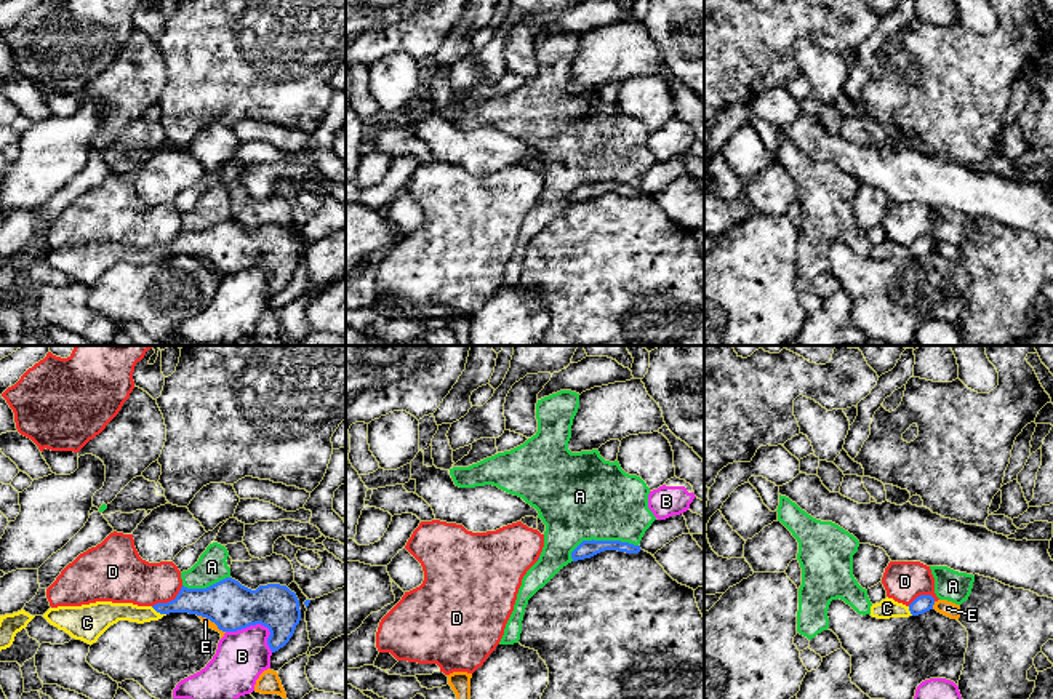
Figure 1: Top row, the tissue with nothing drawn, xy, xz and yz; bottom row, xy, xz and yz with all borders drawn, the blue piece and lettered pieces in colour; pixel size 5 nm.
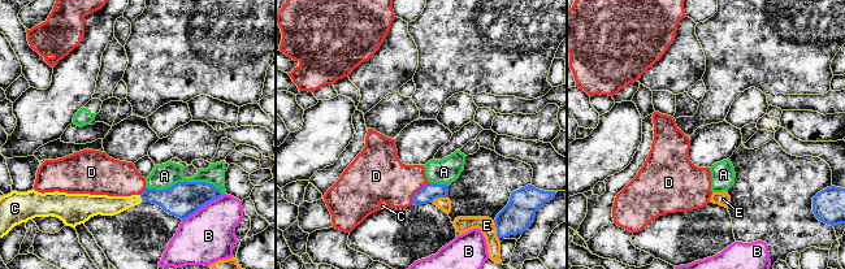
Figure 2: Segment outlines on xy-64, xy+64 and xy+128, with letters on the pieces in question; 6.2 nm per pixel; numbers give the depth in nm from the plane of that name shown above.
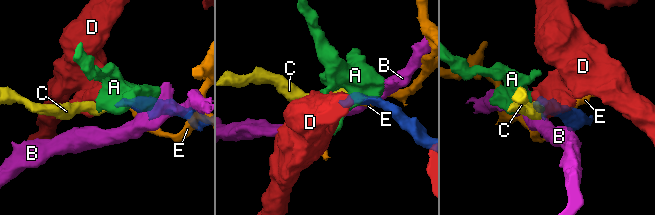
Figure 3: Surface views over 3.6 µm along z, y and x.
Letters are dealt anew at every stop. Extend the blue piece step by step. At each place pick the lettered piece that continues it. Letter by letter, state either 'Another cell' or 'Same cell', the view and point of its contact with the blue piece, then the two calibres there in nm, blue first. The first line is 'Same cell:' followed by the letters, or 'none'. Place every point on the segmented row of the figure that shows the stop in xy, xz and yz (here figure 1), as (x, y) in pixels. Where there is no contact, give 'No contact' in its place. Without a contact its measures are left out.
Same cell: C
A: Another cell. Touches blue at xz (602, 541). Thickness 90 nm (blue) against 440 nm
B: Another cell. Touches blue at xy (258, 623). Thickness 240 nm (blue) against 260 nm
C: Same cell. Touches blue at xy (159, 611). Thickness 140 nm (blue) against 120 nm
D: Another cell. Touches blue at xy (168, 602). Thickness 190 nm (blue) against 260 nm
E: Another cell. Touches blue at xy (212, 621). Thickness 240 nm (blue) against 40 nm

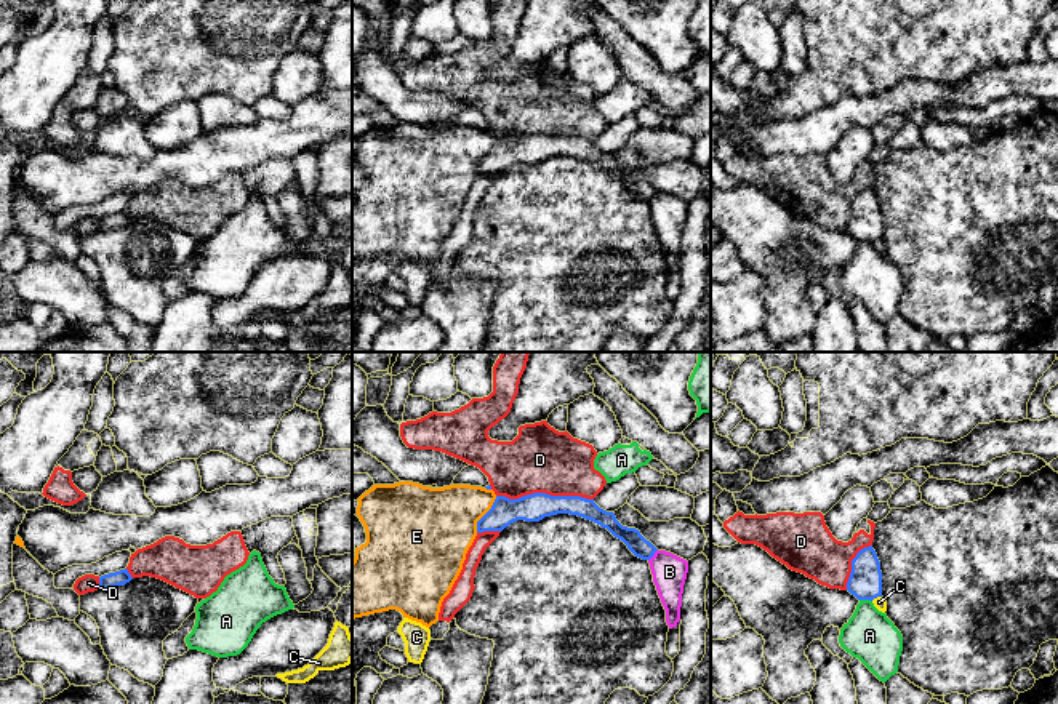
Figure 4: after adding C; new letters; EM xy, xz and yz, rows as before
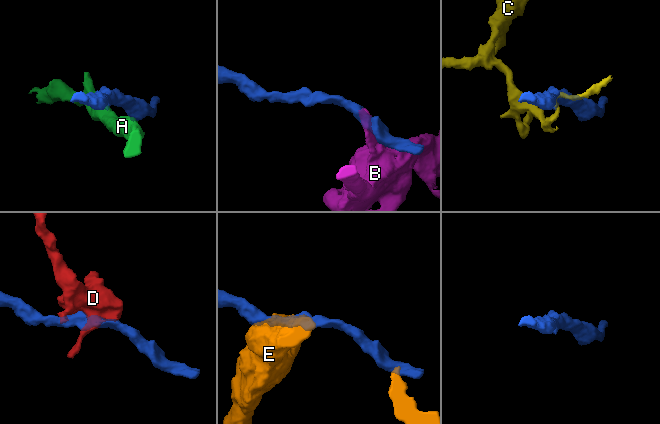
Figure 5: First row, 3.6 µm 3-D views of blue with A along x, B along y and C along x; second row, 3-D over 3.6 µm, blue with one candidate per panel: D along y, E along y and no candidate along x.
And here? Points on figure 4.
Same cell: none
A: Another cell. Touches blue at yz (866, 599). Thickness 170 nm (blue) against 260 nm
B: Another cell. Touches blue at xz (653, 554). Thickness 100 nm (blue) against 180 nm
C: Another cell. Touches blue at yz (876, 597). Thickness 170 nm (blue) against 60 nm
D: Another cell. Touches blue at xz (545, 493). Thickness 140 nm (blue) against 340 nm
E: Another cell. Touches blue at xz (485, 514). Thickness 140 nm (blue) against 380 nm

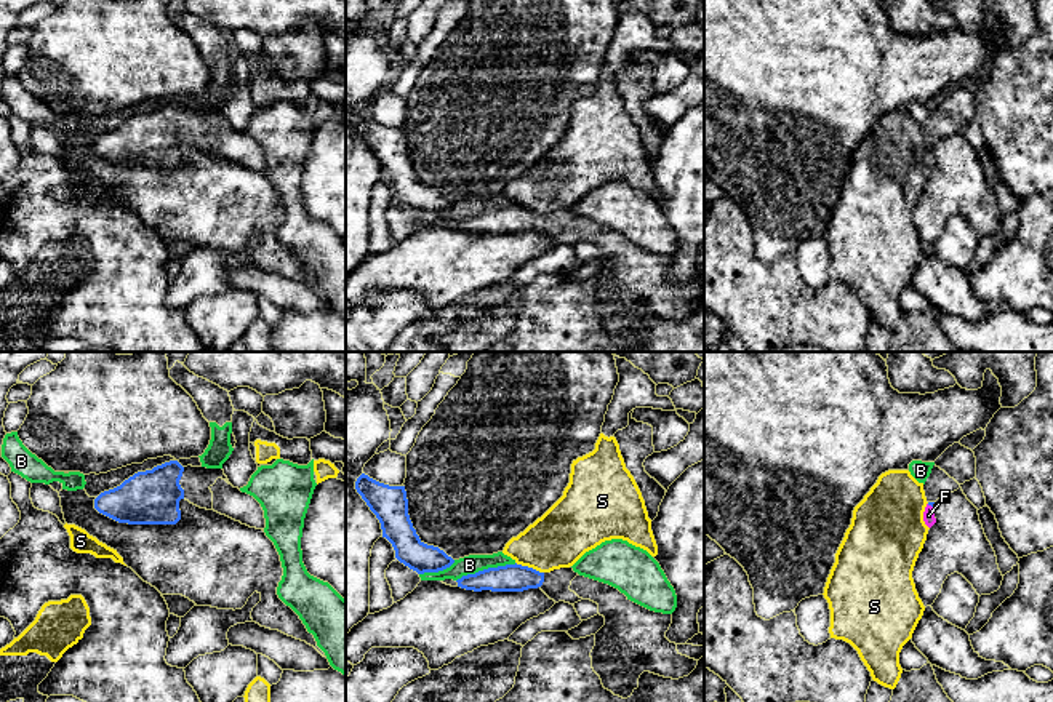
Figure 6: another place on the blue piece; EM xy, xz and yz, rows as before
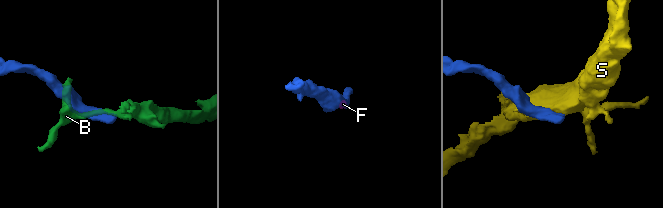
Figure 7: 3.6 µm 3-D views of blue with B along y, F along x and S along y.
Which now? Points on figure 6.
Same cell: F
B: Another cell. Touches blue at xz (485, 570). Thickness 140 nm (blue) against 100 nm
F: Same cell. Touches blue at yz (930, 504). Thickness 20 nm (blue) against 60 nm
S: Another cell. Touches blue at xz (530, 568). Thickness 140 nm (blue) against 280 nm

